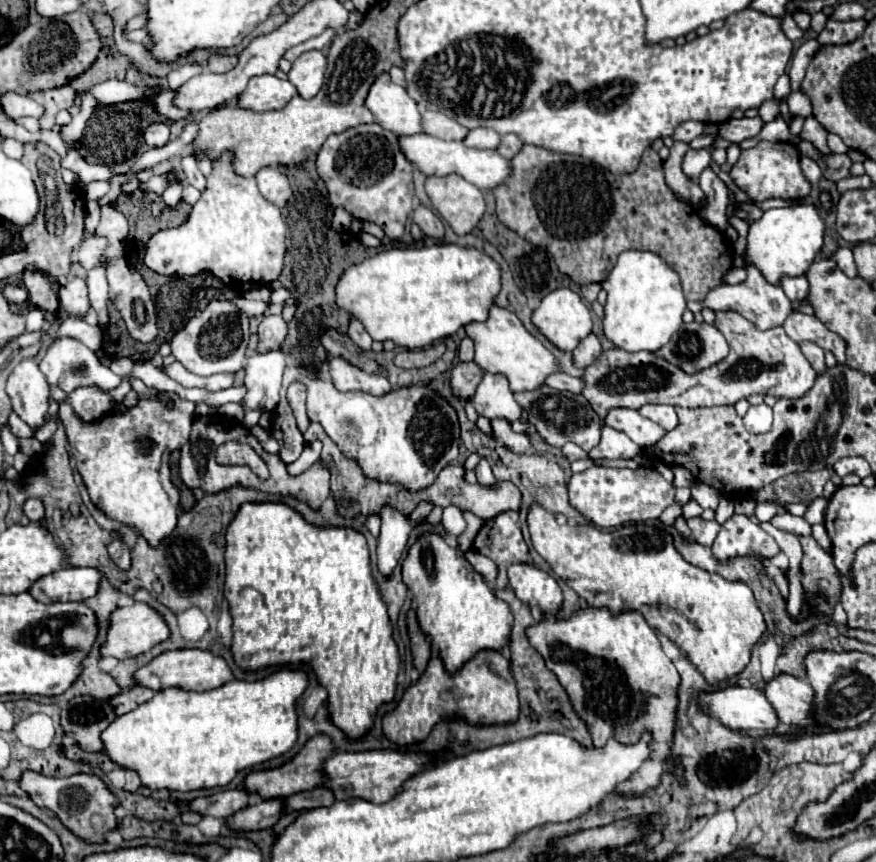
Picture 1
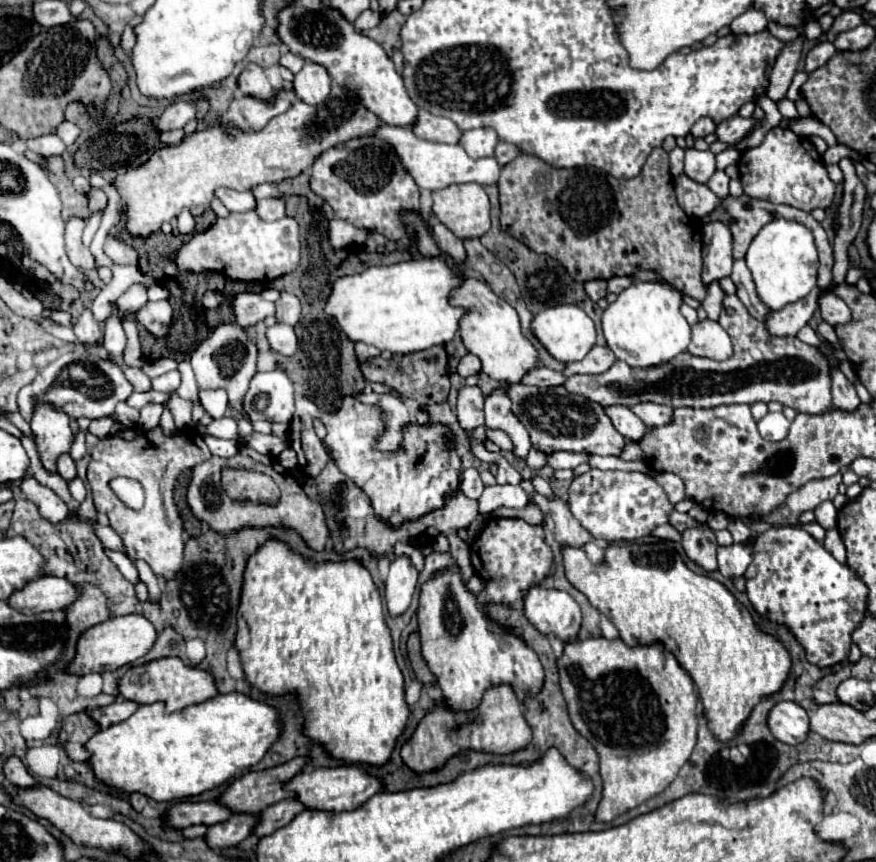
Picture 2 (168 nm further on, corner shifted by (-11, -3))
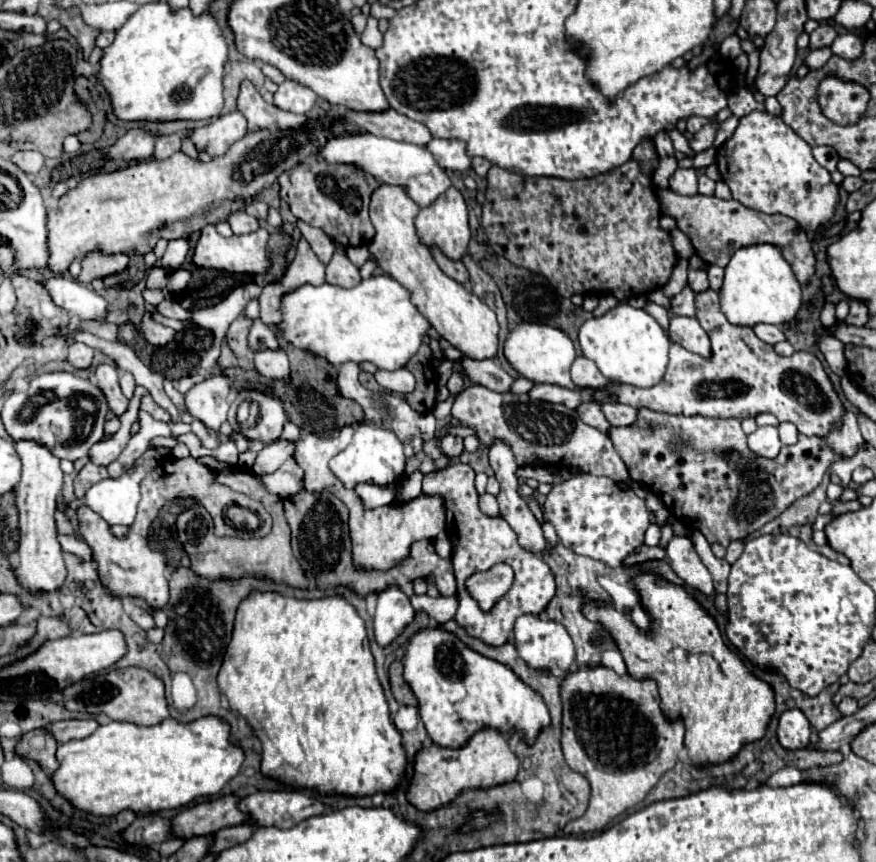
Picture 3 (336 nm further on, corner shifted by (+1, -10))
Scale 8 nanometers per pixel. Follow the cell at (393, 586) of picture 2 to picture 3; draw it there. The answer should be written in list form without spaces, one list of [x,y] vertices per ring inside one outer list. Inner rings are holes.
[[[387,587],[377,599],[377,611],[373,617],[375,641],[379,647],[393,643],[405,627],[415,619],[415,609],[409,603],[409,597],[397,587]]]

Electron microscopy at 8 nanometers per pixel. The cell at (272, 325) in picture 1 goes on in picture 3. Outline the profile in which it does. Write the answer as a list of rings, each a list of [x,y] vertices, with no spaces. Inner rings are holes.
[[[263,349],[255,353],[255,369],[269,379],[289,379],[289,359],[285,355],[285,351],[277,349]]]

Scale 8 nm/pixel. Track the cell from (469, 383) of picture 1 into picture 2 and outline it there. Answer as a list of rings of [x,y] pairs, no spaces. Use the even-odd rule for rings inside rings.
[[[463,386],[459,390],[459,398],[457,398],[457,418],[459,424],[465,430],[473,430],[475,426],[483,424],[483,412],[481,412],[481,404],[483,404],[485,394],[481,392],[479,386]]]

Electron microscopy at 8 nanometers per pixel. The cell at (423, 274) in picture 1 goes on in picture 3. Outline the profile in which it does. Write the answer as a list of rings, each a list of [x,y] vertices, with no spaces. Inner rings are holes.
[[[373,275],[361,281],[353,289],[343,289],[329,283],[323,283],[319,287],[301,285],[281,297],[279,311],[283,317],[281,323],[277,323],[277,331],[281,333],[281,337],[297,349],[329,359],[329,363],[333,363],[335,367],[347,361],[353,363],[371,361],[379,369],[387,369],[387,371],[401,369],[417,353],[421,345],[421,337],[425,337],[429,329],[429,321],[421,313],[417,313],[415,305],[411,303],[409,291],[389,275]]]

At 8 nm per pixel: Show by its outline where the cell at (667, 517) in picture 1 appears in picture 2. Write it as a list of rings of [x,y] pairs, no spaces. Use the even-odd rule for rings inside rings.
[[[663,524],[663,526],[655,528],[655,530],[653,530],[653,536],[657,536],[657,538],[665,538],[665,540],[681,542],[681,532],[675,530],[671,524]]]

